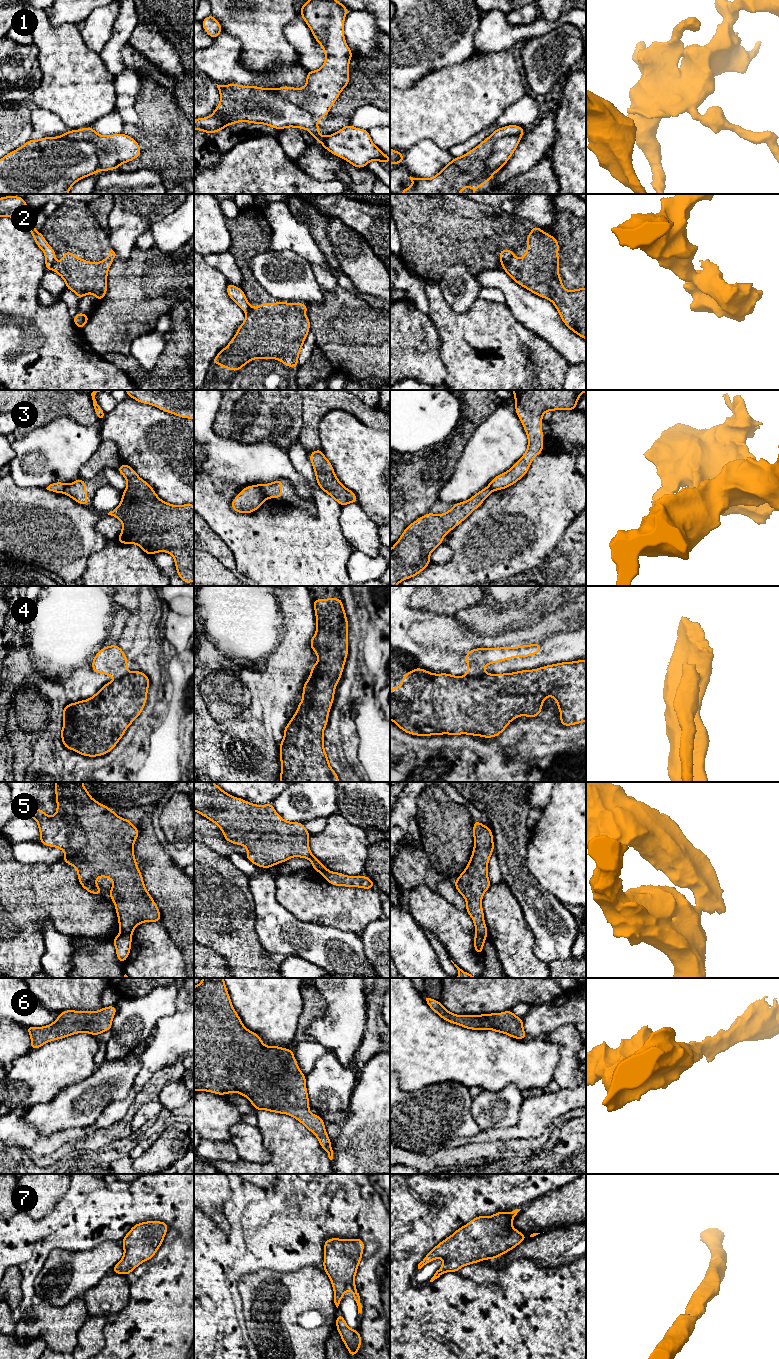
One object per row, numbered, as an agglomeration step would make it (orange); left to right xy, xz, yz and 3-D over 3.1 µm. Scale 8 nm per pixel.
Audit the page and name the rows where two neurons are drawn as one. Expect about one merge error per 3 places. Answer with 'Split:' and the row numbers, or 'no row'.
Split: 1, 2, 3, 4, 5

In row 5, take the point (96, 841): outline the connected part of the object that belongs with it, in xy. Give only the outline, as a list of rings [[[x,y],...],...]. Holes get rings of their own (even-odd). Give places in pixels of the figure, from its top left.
[[[55,782],[54,791],[56,794],[57,809],[54,816],[47,815],[40,808],[30,808],[24,813],[31,816],[38,823],[41,838],[39,843],[56,847],[64,851],[65,857],[62,862],[74,866],[77,869],[80,885],[89,893],[99,895],[102,889],[96,884],[98,877],[106,877],[113,881],[109,891],[110,899],[116,907],[119,930],[132,936],[134,929],[144,922],[161,922],[161,913],[155,901],[146,890],[143,876],[137,866],[134,855],[134,843],[139,836],[139,830],[131,820],[119,817],[106,805],[93,799],[89,791],[85,789],[83,782]]]

